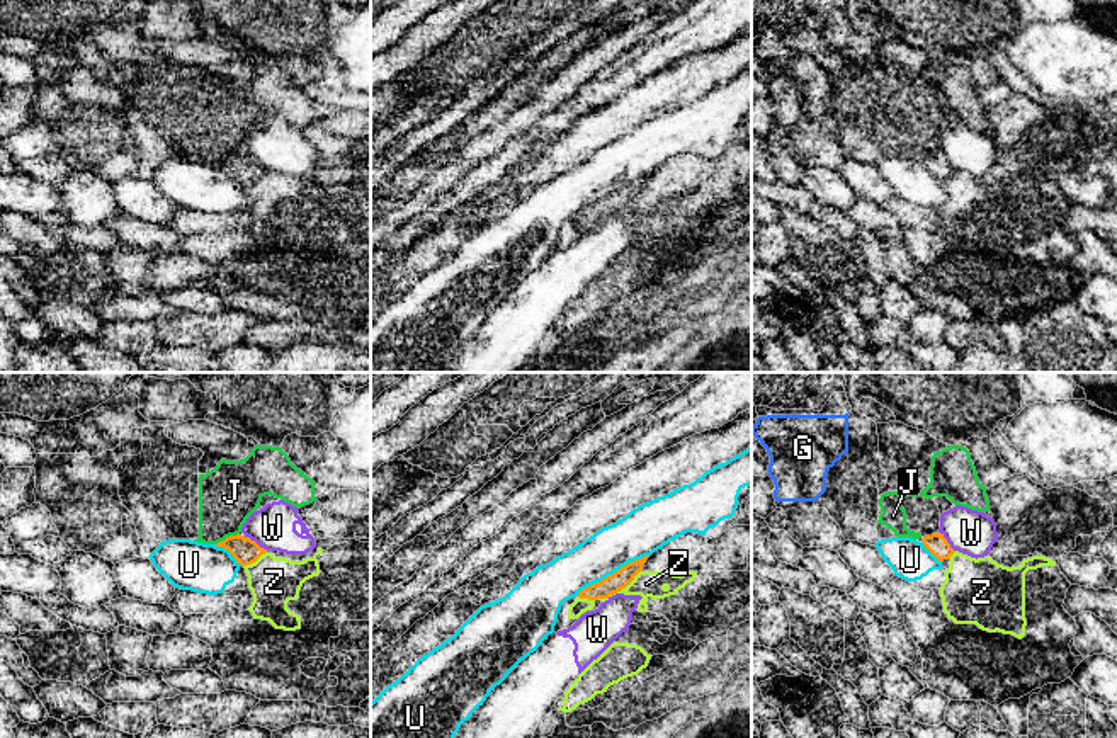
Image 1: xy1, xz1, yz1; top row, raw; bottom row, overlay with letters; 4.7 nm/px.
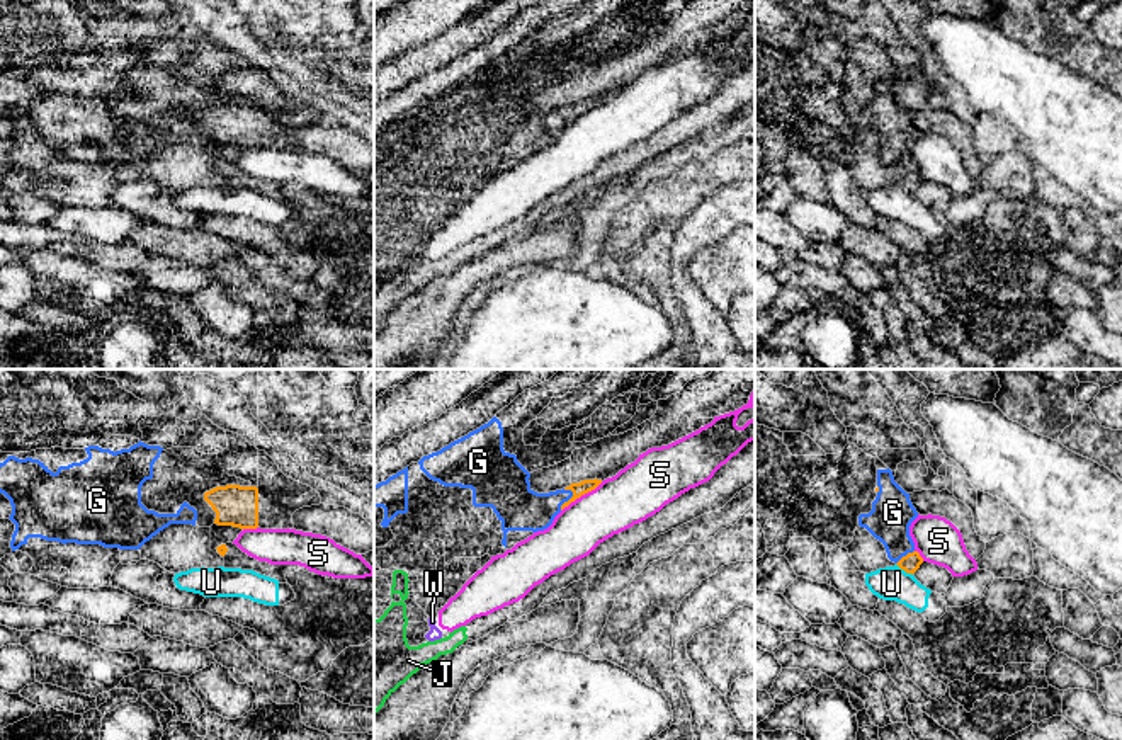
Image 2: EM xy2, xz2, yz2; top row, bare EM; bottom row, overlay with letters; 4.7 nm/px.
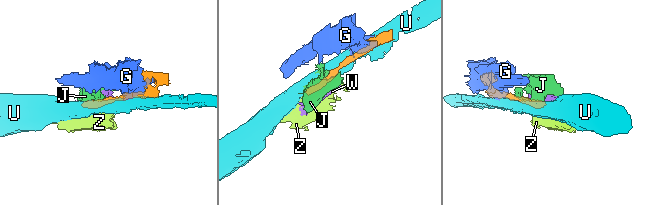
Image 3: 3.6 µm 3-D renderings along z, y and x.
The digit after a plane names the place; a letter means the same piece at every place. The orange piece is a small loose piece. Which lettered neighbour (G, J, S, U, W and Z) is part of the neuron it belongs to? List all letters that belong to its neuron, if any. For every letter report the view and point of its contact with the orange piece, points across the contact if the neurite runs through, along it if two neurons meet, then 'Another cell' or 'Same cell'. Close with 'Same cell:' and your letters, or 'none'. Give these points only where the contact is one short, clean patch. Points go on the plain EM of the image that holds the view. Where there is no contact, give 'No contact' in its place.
G: Touches orange at xz2 (570, 118). Same cell
J: Touches orange at xy1 (226, 157). Boundary: xy1 (238, 152), (216, 162). Another cell
S: Touches orange at xz2 (582, 113). Another cell
U: Touches orange at xz1 (612, 193). Another cell
W: Touches orange at yz1 (946, 160). Boundary: yz1 (939, 150), (954, 170). Another cell
Z: Touches orange at xz1 (619, 210). Boundary: xz1 (641, 189), (619, 210), (597, 218). Another cell
Same cell: G

